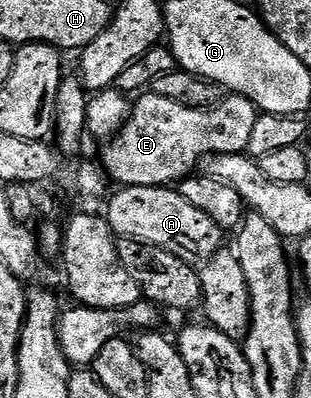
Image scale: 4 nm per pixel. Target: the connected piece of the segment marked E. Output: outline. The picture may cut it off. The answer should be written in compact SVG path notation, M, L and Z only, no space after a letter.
M146 92L137 99L138 103L129 107L126 120L113 138L105 143L100 157L100 165L105 177L119 187L124 186L164 186L177 184L191 177L199 169L200 163L211 154L244 154L248 139L260 113L252 100L242 94L231 93L213 108L202 109L186 105L175 97Z

